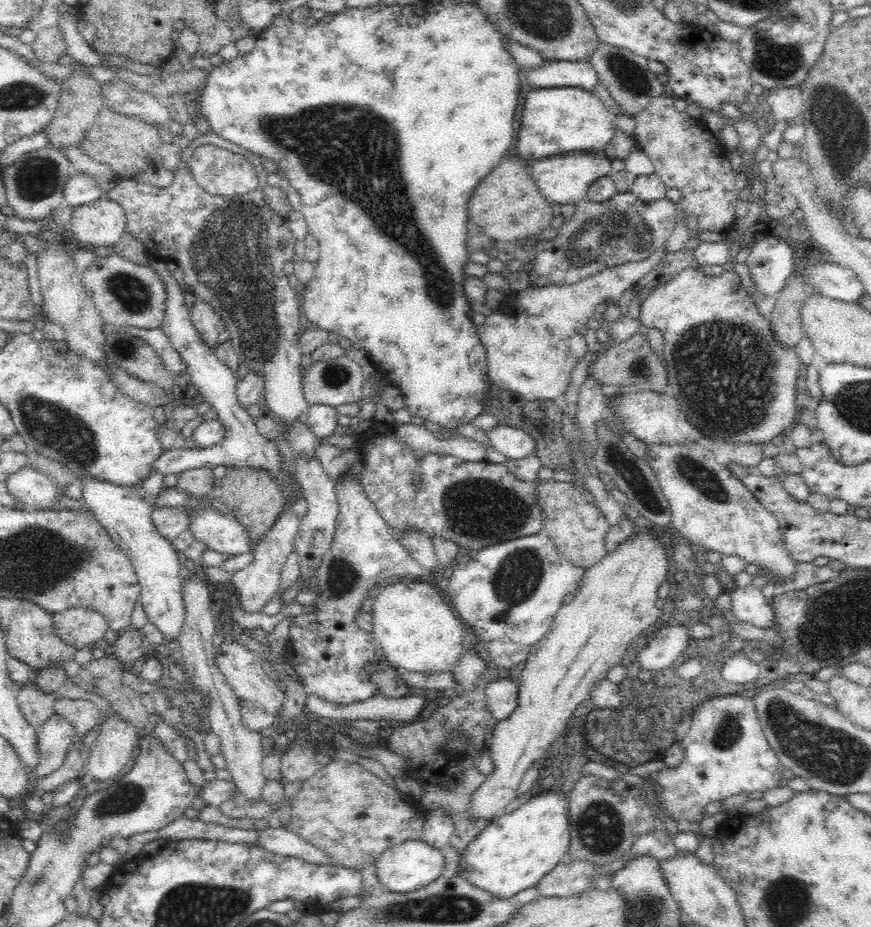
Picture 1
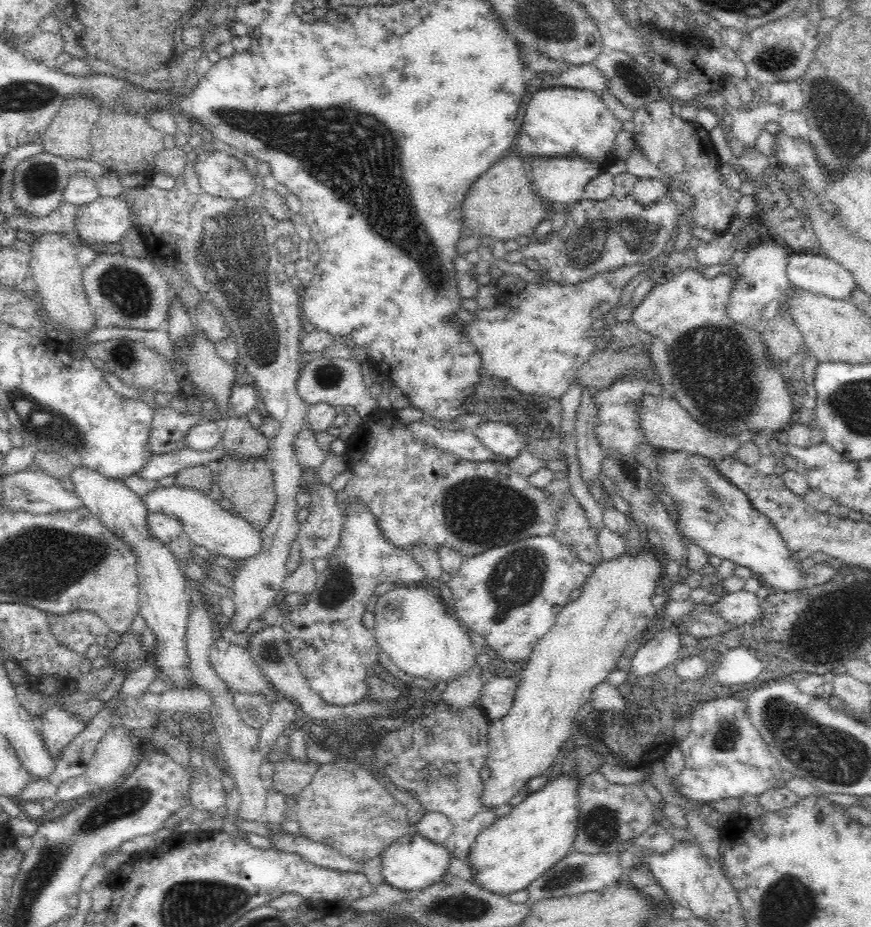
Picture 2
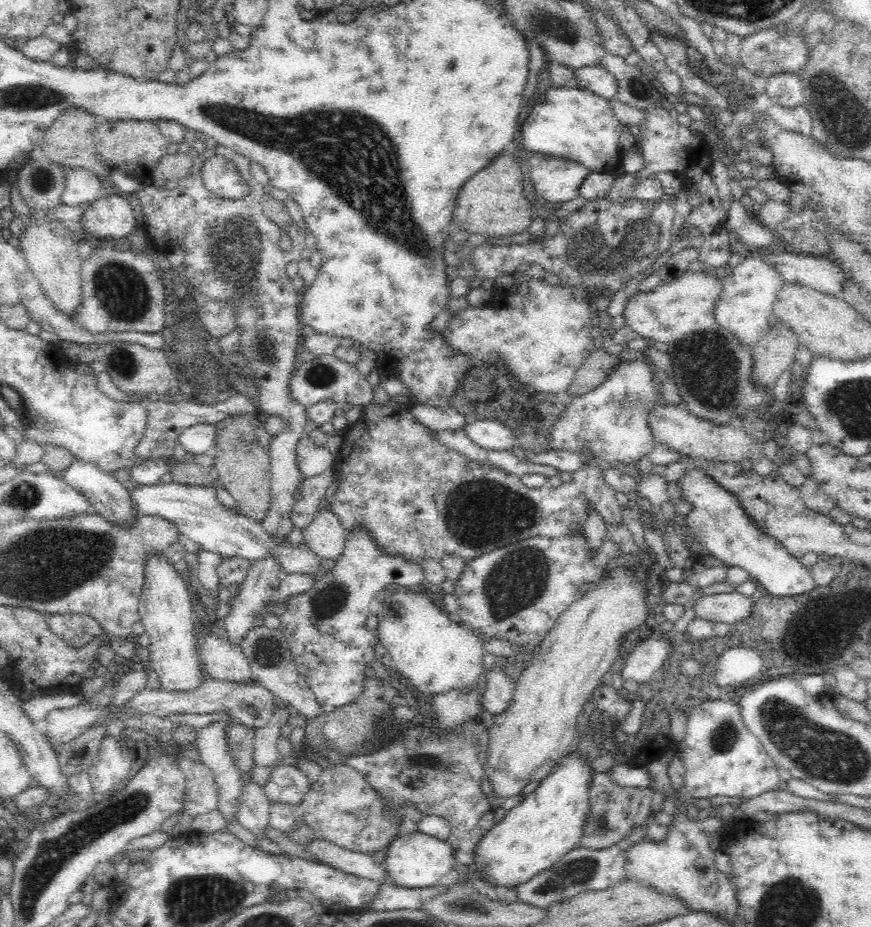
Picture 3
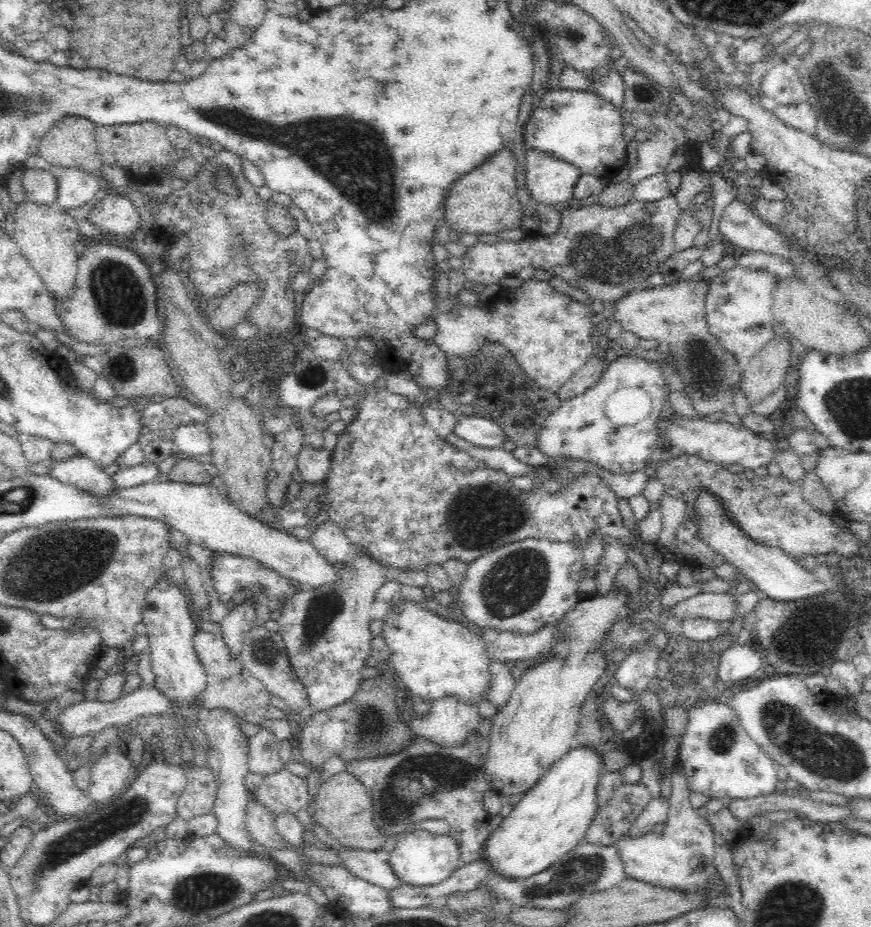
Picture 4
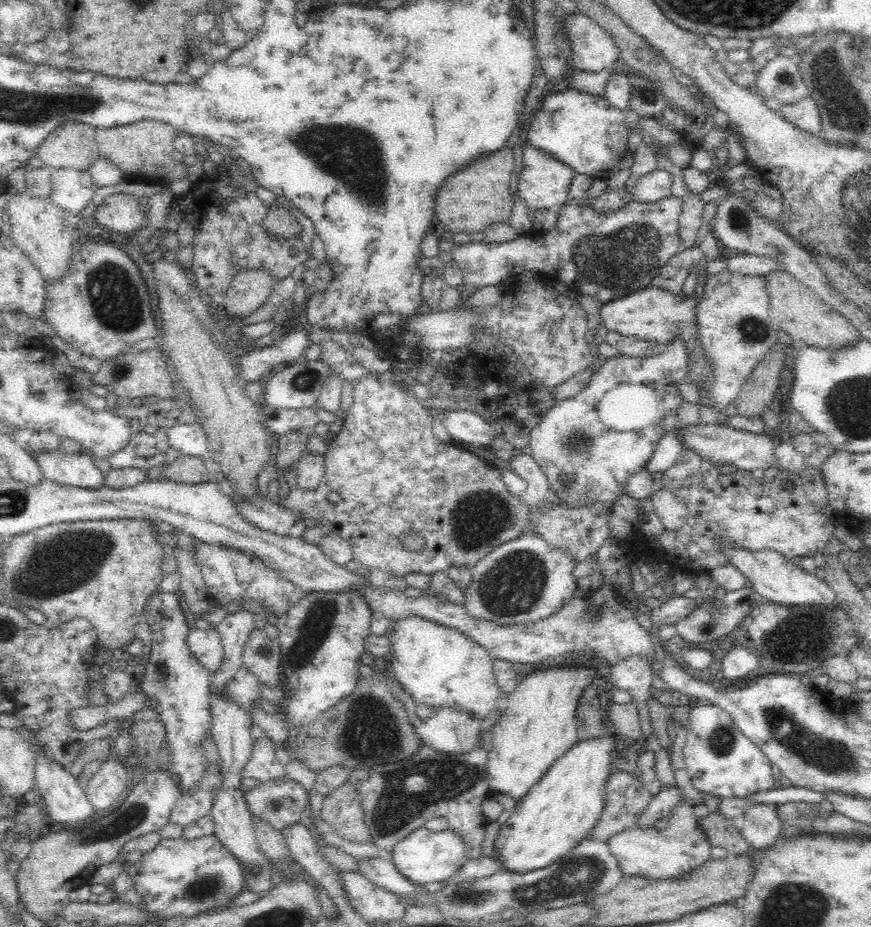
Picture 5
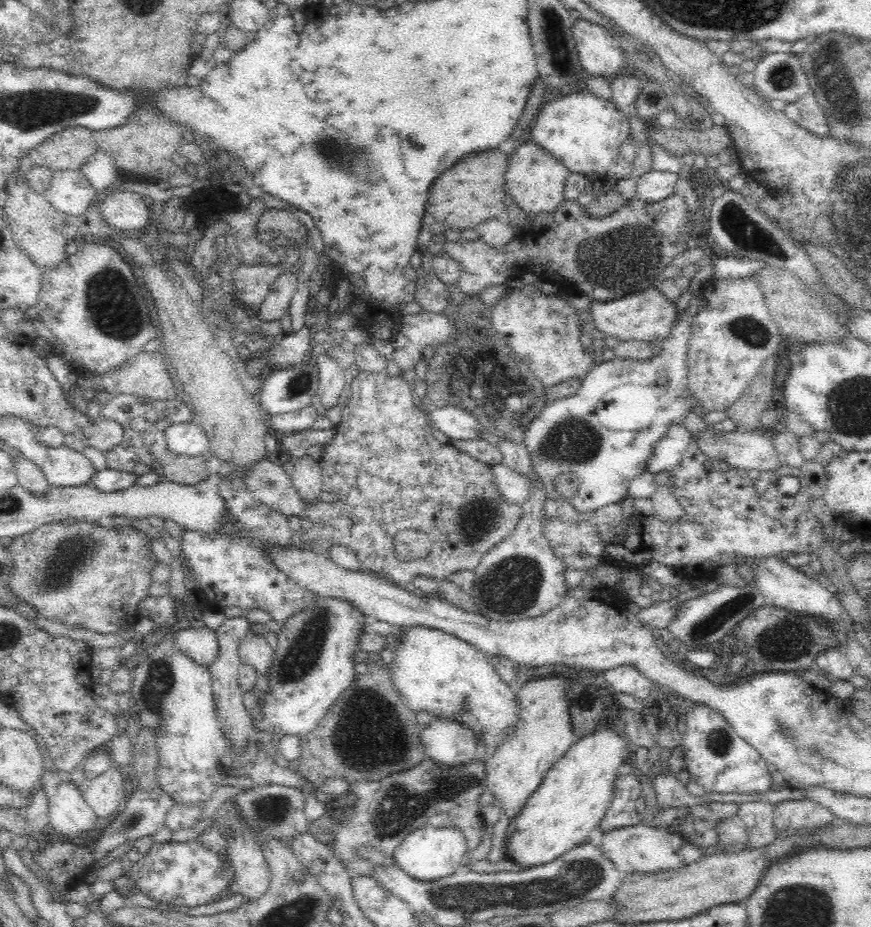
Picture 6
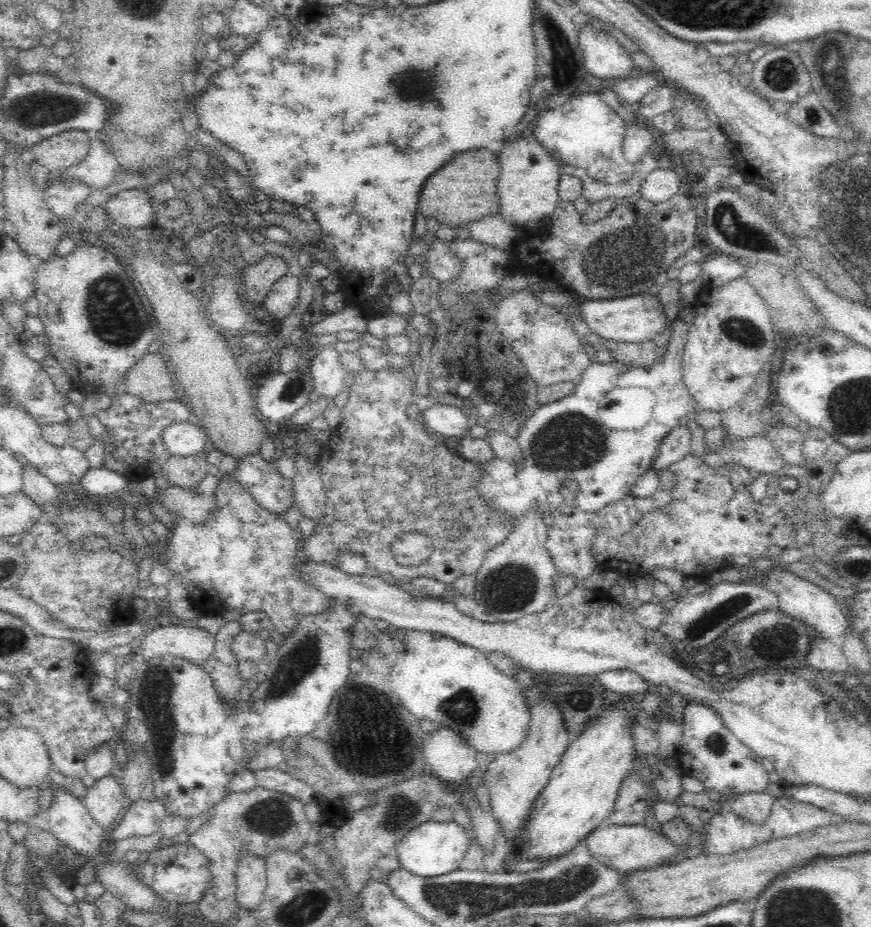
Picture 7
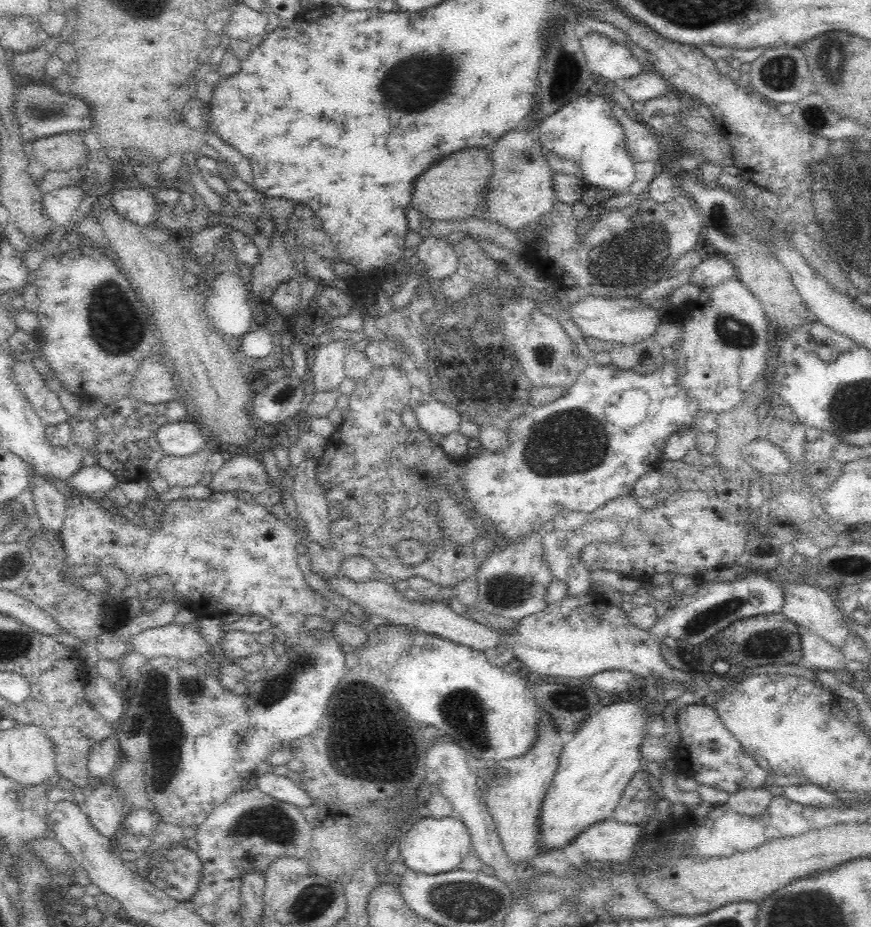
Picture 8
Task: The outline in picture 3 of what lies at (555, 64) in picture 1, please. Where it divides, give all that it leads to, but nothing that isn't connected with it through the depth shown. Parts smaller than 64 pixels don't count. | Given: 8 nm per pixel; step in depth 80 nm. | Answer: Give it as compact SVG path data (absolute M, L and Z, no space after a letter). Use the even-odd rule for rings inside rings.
M601 64L575 69L579 89L585 89L602 96L607 101L618 101L618 82Z

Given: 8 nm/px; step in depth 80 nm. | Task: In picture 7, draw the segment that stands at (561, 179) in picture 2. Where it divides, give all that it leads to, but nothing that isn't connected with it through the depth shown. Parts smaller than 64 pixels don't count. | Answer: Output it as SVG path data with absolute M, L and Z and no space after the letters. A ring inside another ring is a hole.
M533 136L516 138L512 144L504 142L498 158L499 166L502 166L495 186L499 202L498 216L515 229L548 220L561 201L556 186L565 167L556 162Z

